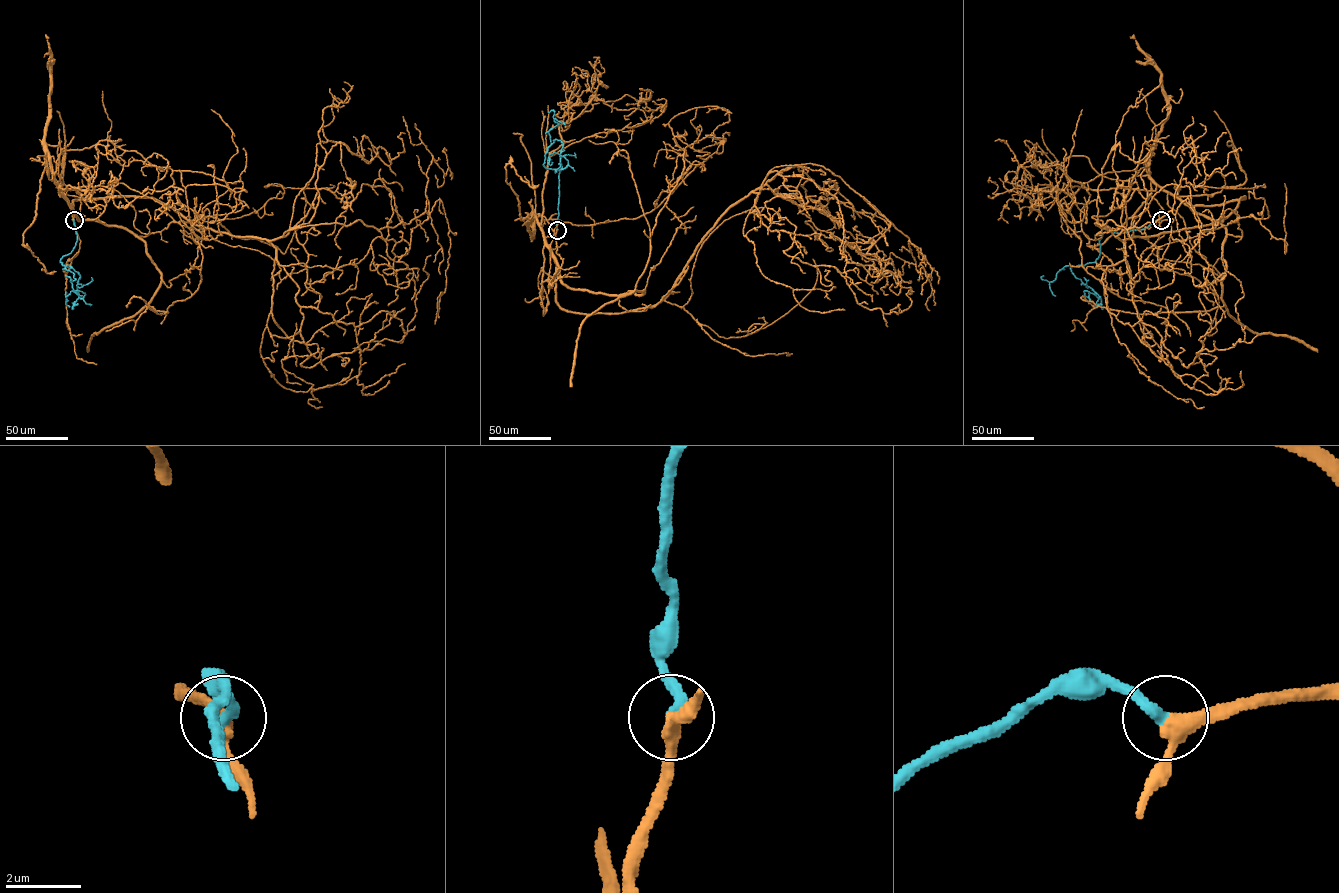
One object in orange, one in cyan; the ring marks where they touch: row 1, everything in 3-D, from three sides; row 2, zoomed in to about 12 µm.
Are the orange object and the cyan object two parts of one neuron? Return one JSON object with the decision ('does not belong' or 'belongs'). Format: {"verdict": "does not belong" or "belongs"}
{"verdict": "belongs"}

